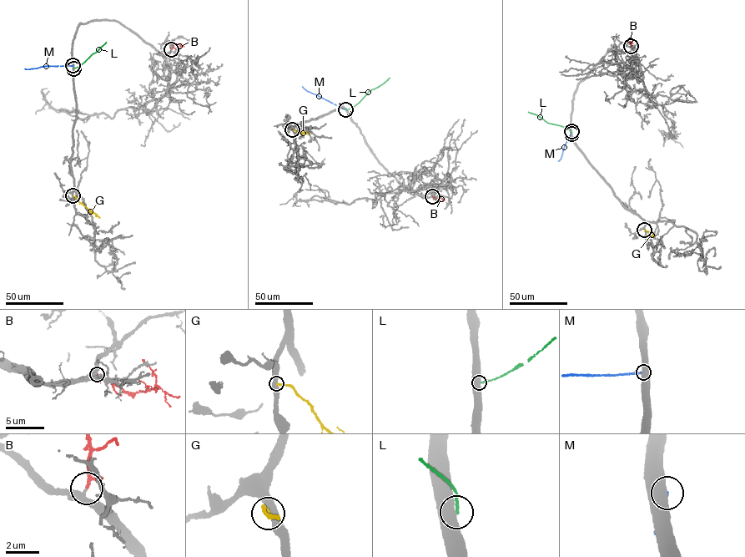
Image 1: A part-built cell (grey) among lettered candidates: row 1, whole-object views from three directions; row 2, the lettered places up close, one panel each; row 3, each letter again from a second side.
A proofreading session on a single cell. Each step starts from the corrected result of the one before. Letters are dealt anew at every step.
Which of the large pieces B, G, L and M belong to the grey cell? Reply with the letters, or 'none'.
B

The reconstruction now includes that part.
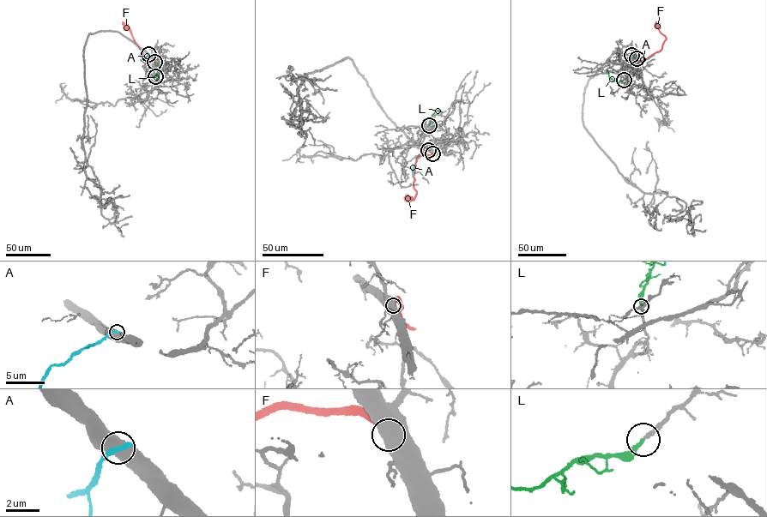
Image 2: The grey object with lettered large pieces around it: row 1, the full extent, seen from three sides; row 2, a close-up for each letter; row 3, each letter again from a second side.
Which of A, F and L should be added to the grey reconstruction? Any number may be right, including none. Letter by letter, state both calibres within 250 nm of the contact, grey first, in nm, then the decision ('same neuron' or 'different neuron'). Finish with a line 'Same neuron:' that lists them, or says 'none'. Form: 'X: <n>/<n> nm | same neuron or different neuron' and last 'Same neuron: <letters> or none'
A: 550/340 nm | different neuron
F: 800/550 nm | same neuron
L: 240/240 nm | same neuron
Same neuron: F, L

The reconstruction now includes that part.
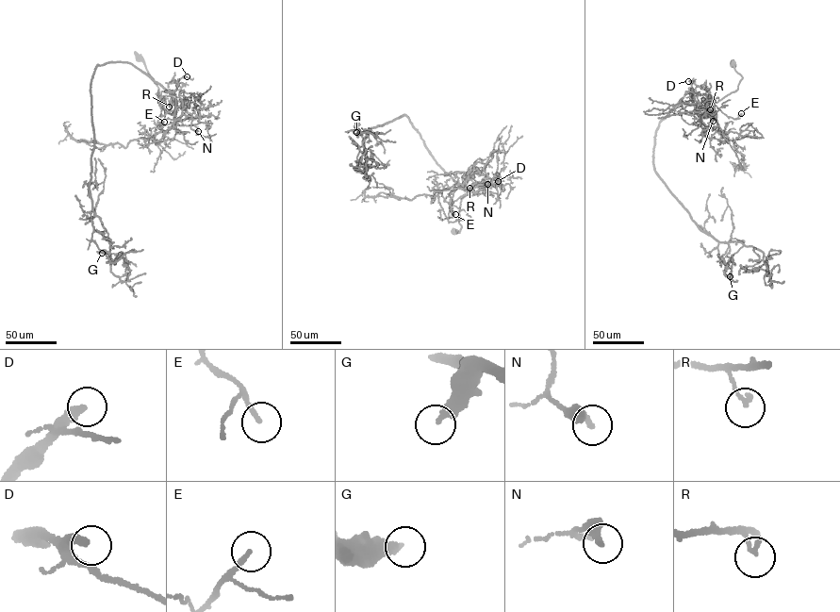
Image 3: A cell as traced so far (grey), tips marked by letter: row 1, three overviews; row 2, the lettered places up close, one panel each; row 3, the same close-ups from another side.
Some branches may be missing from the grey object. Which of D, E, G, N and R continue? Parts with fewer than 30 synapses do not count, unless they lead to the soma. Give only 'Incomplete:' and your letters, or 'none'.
Incomplete: D

